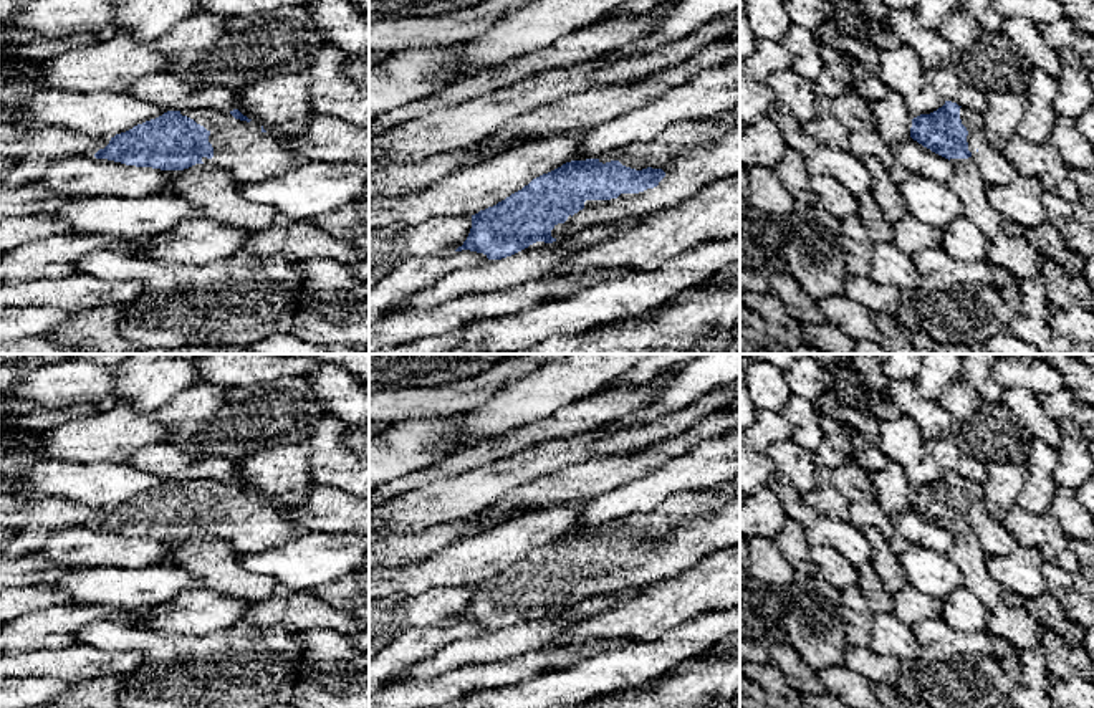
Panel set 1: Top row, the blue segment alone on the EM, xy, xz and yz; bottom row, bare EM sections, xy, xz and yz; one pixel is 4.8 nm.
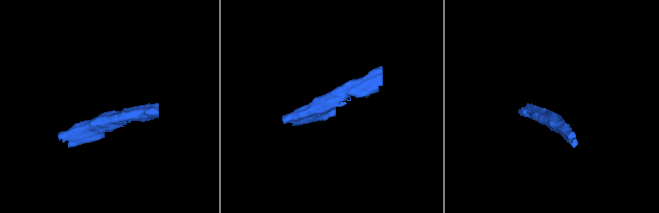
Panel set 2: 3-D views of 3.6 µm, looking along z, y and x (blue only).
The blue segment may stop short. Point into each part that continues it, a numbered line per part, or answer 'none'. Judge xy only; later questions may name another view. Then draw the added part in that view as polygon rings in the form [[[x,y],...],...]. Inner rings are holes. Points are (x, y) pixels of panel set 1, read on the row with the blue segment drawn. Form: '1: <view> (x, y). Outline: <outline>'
1: xy (240, 148). Outline: [[[185,109],[180,114],[210,132],[214,157],[202,157],[202,162],[225,169],[238,185],[283,174],[303,160],[288,144],[291,136],[263,132],[255,121],[240,121],[218,109]]]

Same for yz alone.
1: yz (993, 167). Outline: [[[960,108],[962,124],[967,127],[968,159],[950,159],[953,164],[975,165],[988,187],[1005,185],[1020,174],[1010,165],[1001,152],[986,139],[983,116],[980,112]]]

